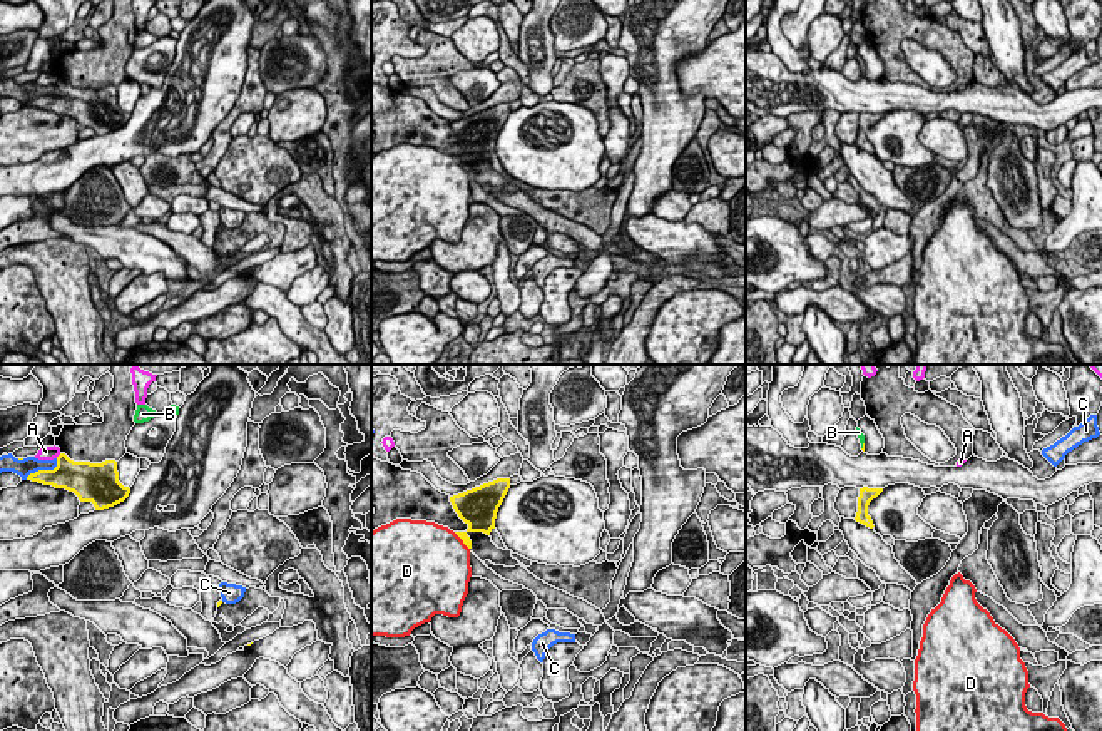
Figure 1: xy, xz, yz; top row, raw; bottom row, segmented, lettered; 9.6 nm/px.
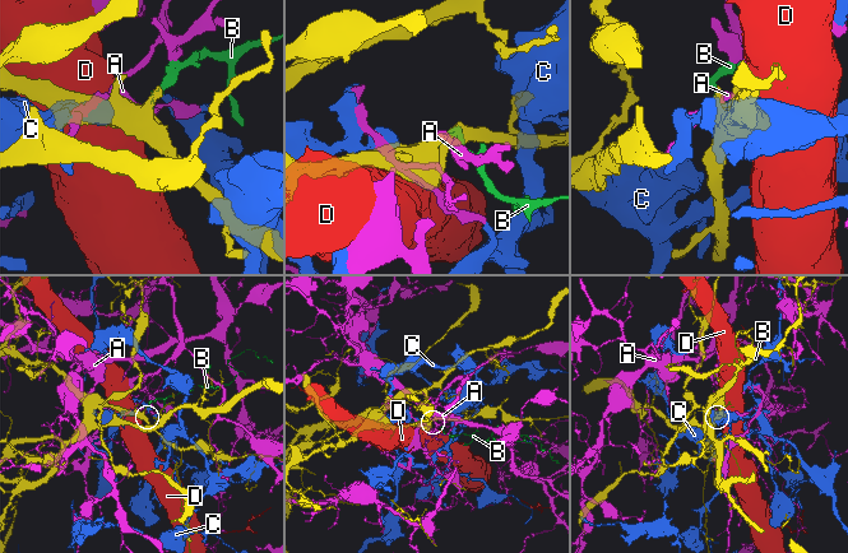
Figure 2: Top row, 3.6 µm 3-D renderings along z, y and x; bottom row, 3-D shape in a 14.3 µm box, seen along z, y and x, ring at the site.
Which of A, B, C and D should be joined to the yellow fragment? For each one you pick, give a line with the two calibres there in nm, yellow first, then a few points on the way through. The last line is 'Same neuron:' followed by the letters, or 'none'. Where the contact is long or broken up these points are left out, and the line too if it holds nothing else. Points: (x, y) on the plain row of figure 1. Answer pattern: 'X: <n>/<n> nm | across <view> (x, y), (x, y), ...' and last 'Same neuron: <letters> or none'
B: 30/60 nm
Same neuron: B

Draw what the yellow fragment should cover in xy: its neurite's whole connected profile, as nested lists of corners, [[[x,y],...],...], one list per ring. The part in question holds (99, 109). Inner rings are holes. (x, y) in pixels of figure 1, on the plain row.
[[[65,79],[57,82],[54,95],[38,95],[27,105],[74,117],[80,127],[92,127],[95,135],[114,132],[130,119],[130,114],[119,107],[115,85],[74,87]]]

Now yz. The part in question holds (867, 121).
[[[868,112],[860,114],[858,137],[856,137],[856,142],[855,142],[856,147],[860,147],[860,149],[863,149],[870,154],[875,152],[871,142],[868,141],[868,130],[881,117],[883,117],[883,114],[868,114]]]

